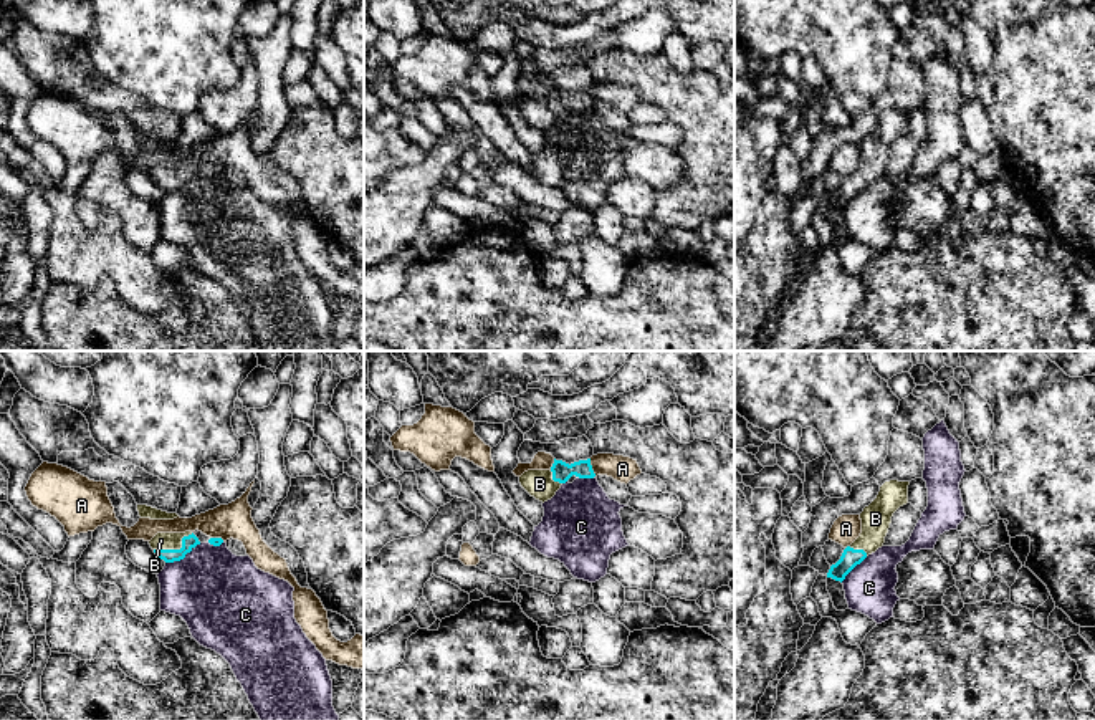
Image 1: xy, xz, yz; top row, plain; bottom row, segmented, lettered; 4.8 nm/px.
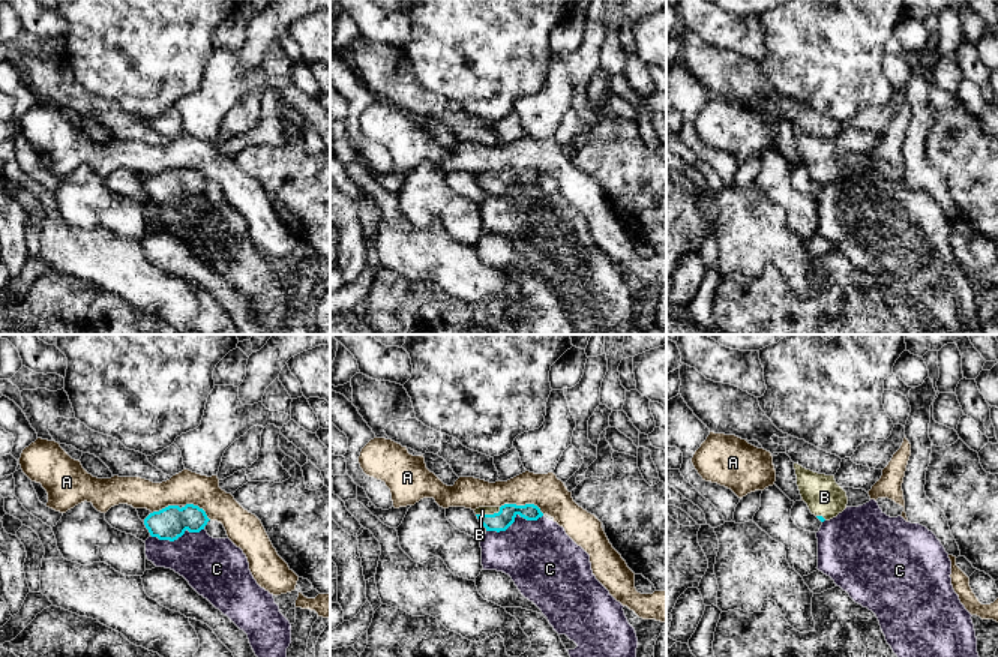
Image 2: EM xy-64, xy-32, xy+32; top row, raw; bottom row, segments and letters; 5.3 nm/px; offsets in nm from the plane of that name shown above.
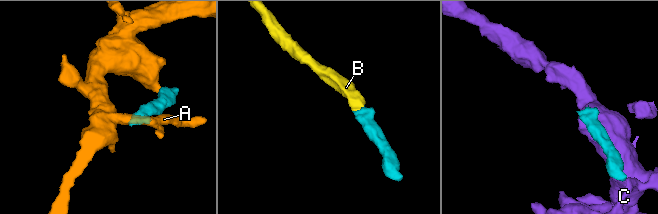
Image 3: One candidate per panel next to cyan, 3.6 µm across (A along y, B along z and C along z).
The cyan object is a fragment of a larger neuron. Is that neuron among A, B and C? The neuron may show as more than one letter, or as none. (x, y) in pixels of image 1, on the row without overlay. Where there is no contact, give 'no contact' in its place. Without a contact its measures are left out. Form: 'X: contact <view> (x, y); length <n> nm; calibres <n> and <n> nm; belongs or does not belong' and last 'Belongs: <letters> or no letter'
A: contact xz (591, 96); length 90 nm; calibres 100 and 130 nm; does not belong
B: contact xy (176, 179); length 200 nm; calibres 70 and 80 nm; belongs
C: contact xy (182, 187); length 200 nm; calibres 70 and 420 nm; does not belong
Belongs: B

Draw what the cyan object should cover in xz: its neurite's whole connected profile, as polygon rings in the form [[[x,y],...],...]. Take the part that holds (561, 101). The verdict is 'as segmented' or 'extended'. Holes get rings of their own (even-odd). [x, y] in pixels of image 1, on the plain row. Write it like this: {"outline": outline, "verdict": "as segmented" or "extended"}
{"outline": [[[591,88],[566,93],[556,89],[549,99],[528,99],[519,106],[521,116],[536,129],[548,131],[572,104],[579,108],[594,108],[595,103],[591,94]]], "verdict": "extended"}

